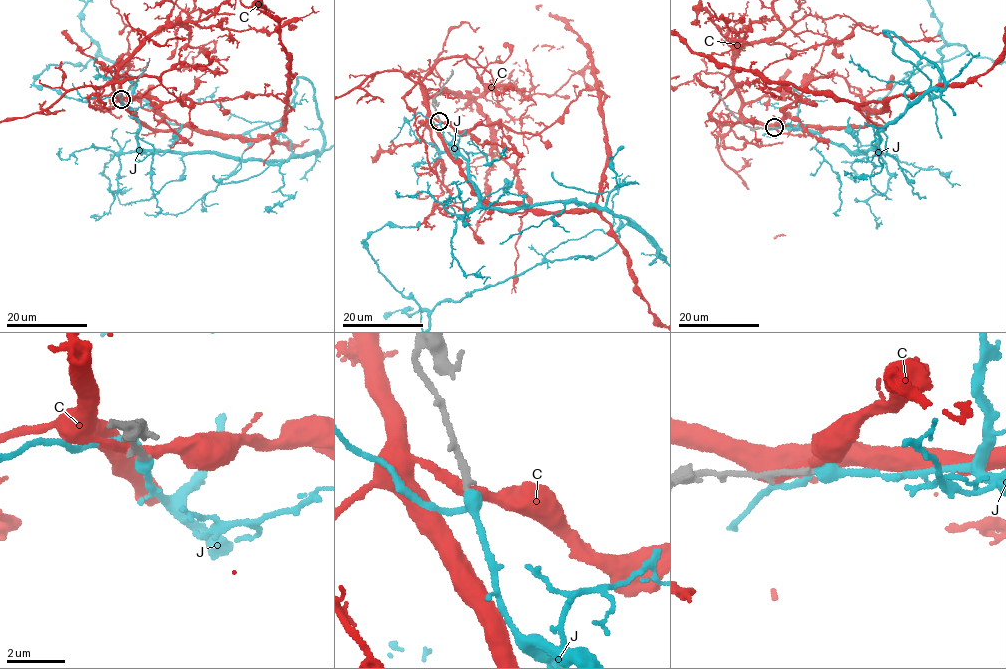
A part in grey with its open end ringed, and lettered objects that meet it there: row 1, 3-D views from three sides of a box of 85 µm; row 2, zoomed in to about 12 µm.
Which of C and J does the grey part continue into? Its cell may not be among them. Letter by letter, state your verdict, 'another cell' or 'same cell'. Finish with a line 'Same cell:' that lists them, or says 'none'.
C: another cell
J: same cell
Same cell: J

